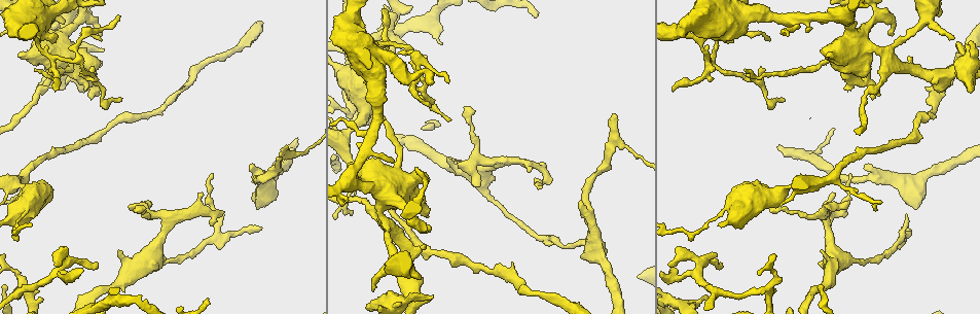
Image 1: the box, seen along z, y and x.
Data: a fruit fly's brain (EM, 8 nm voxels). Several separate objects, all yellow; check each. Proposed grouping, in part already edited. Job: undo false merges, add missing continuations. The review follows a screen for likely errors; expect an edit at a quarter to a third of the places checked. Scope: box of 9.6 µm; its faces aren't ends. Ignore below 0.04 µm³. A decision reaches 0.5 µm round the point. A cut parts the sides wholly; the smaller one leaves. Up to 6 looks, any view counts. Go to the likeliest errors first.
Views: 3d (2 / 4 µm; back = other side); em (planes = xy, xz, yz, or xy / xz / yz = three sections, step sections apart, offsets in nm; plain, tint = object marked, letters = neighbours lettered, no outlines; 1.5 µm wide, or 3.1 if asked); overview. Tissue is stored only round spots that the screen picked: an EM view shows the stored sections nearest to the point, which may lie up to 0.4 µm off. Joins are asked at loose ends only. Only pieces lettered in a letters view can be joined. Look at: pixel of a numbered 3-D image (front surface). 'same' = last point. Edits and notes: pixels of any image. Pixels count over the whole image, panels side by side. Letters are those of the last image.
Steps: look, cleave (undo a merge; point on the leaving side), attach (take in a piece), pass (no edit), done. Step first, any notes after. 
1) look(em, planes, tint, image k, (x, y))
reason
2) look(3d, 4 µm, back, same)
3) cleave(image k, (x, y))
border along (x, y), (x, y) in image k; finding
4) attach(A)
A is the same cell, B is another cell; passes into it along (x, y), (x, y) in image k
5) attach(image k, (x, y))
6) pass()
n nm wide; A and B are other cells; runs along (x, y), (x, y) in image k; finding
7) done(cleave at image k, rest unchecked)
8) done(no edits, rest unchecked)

look(3d, 4 µm, image 1, (536, 18))
long arm stops here

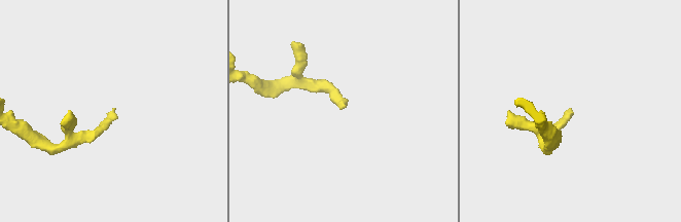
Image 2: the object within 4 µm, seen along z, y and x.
look(em, xz, step 8, tint, image 2, (344, 108))

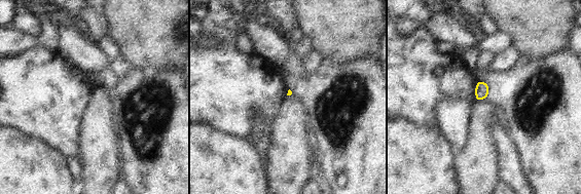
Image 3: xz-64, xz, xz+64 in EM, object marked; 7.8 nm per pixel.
look(em, planes, letters, same)
cut it another way

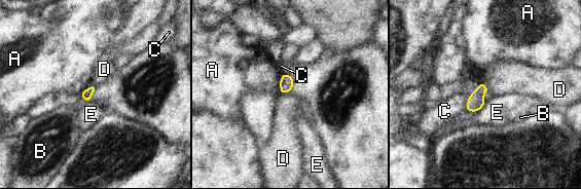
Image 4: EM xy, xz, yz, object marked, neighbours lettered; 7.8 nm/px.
pass()
A touches over 170 nm; A, B, C, D and E are other cells; no lettered piece goes on from it

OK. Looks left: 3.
look(3d, 4 µm, image 1, (100, 39))
thin end

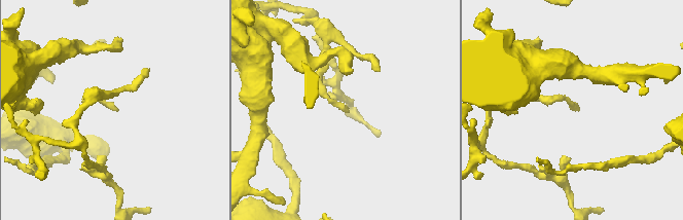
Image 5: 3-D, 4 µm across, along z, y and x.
look(em, planes, letters, image 5, (579, 109))
shape alone is not enough

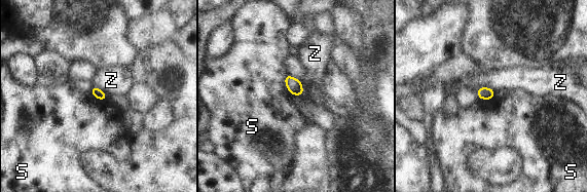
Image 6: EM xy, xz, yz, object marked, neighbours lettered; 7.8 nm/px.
pass()
S and Z are other cells; border along (476, 90), (490, 87), (494, 91) in image 6; no lettered piece goes on from it

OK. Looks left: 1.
look(em, planes, letters, image 1, (83, 12))
calibre changes

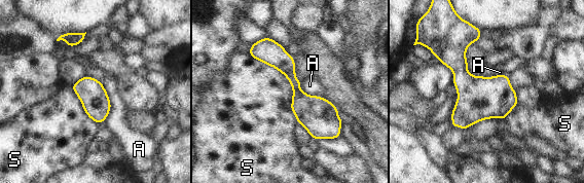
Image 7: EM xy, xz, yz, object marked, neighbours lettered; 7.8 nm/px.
pass()
S touches over 650 nm; A and S are other cells; border along (101, 82), (110, 103), (105, 120) in image 7; all the same neuron

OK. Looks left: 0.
done(no edits, rest unchecked)

